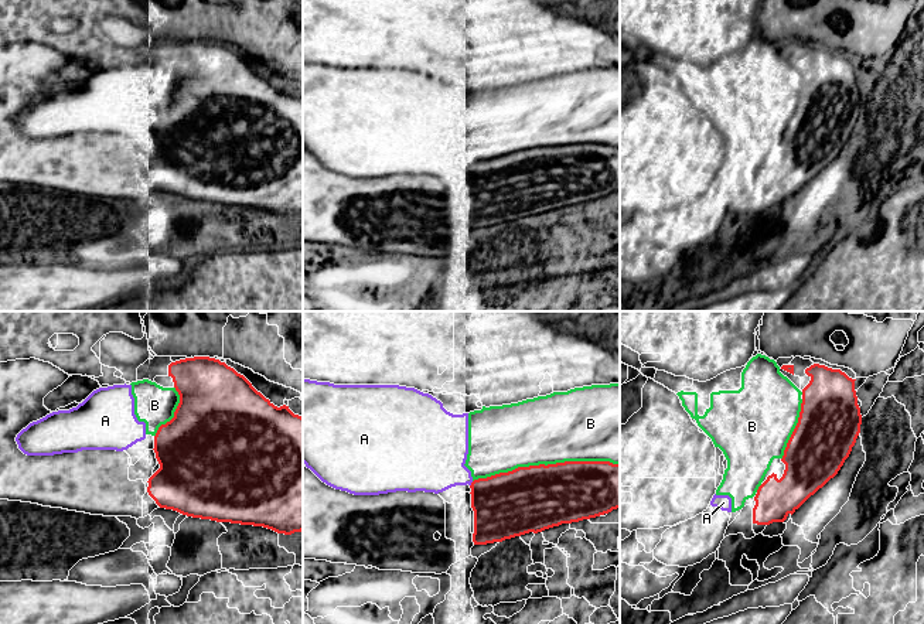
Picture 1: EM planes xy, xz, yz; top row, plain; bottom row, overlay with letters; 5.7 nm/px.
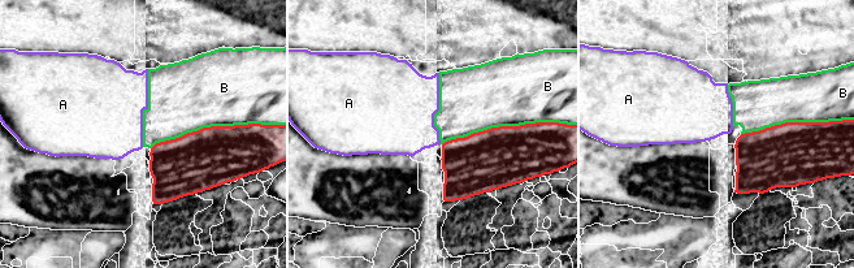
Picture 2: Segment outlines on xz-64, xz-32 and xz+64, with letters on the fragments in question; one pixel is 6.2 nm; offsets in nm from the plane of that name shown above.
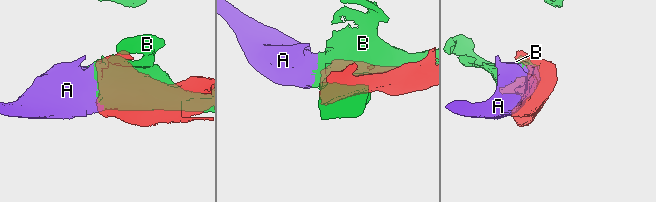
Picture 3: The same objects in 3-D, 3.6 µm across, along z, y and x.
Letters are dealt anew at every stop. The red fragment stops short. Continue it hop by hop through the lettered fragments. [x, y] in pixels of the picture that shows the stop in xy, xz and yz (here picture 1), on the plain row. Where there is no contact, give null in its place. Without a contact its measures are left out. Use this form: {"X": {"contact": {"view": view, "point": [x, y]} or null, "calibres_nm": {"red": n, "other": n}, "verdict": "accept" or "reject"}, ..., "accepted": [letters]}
{"A": {"contact": {"view": "xz", "point": [471, 167]}, "calibres_nm": {"red": 360, "other": 340}, "verdict": "reject"}, "B": {"contact": {"view": "xz", "point": [544, 147]}, "calibres_nm": {"red": 380, "other": 400}, "verdict": "reject"}, "accepted": []}

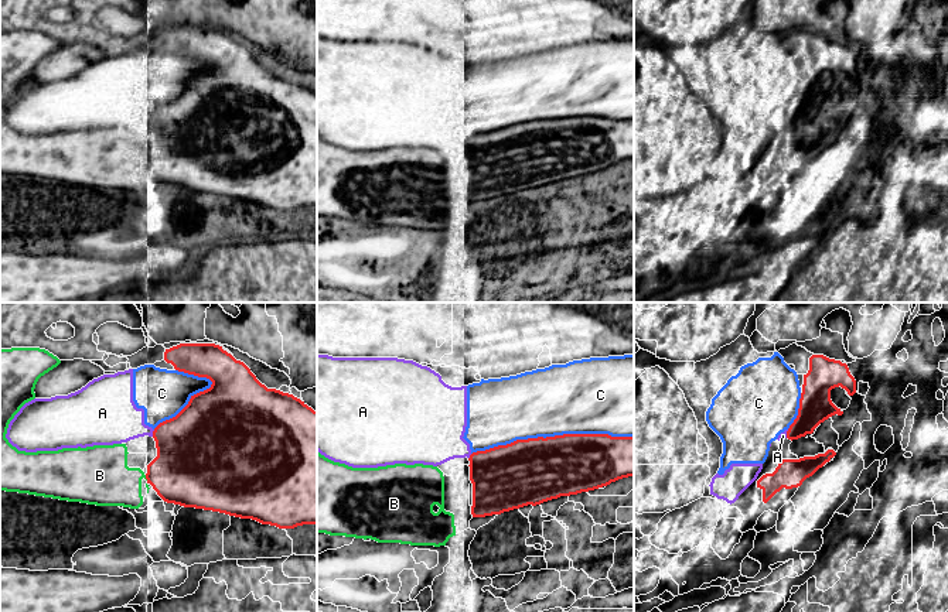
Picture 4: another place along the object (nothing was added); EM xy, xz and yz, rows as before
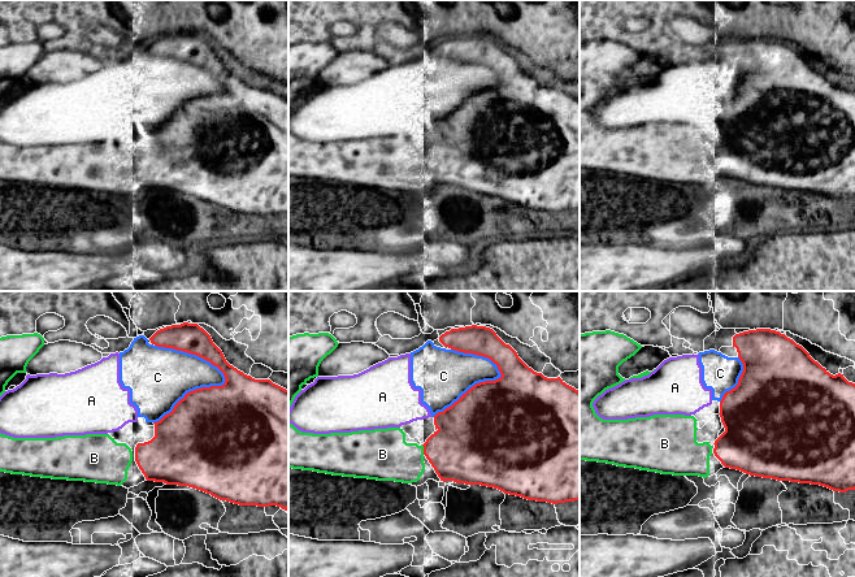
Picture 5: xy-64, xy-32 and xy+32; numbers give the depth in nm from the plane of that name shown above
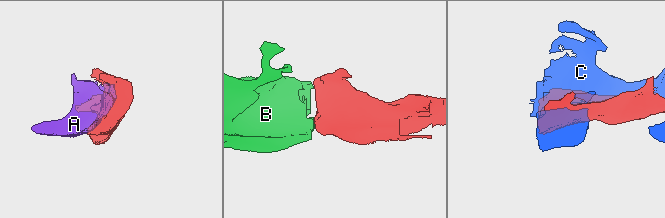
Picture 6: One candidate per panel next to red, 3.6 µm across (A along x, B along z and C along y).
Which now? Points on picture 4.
{"A": {"contact": {"view": "xy", "point": [153, 116]}, "calibres_nm": {"red": 440, "other": 300}, "verdict": "reject"}, "B": {"contact": {"view": "xy", "point": [146, 161]}, "calibres_nm": {"red": 400, "other": 320}, "verdict": "accept"}, "C": {"contact": {"view": "xz", "point": [552, 120]}, "calibres_nm": {"red": 380, "other": 400}, "verdict": "reject"}, "accepted": ["B"]}

